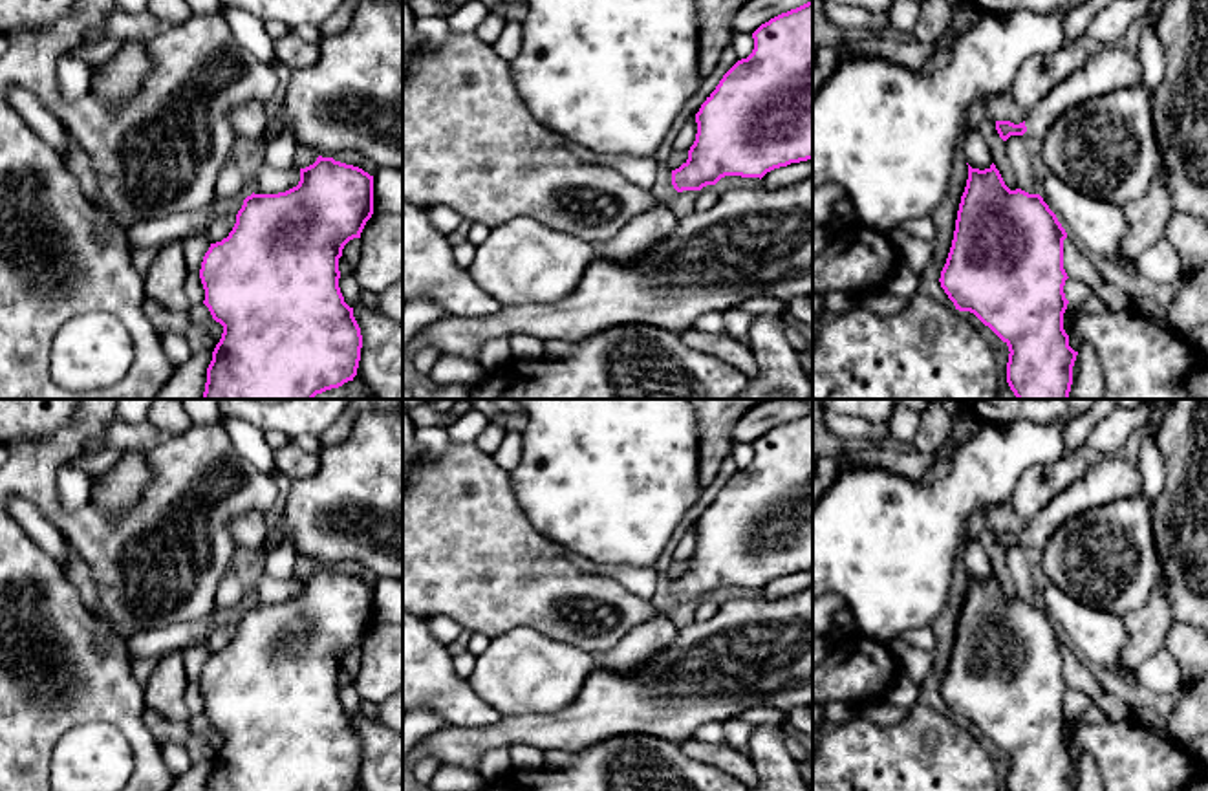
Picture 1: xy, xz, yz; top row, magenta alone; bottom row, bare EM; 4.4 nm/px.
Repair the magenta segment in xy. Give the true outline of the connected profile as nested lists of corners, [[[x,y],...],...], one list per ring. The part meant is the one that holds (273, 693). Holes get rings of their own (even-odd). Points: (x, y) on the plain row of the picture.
[[[322,566],[300,579],[297,597],[243,610],[232,641],[210,654],[200,679],[203,714],[223,736],[207,791],[353,791],[362,745],[339,698],[339,668],[372,624],[373,586]]]

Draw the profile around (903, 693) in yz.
[[[895,676],[886,692],[886,699],[904,710],[910,710],[919,699],[919,685],[904,676]]]

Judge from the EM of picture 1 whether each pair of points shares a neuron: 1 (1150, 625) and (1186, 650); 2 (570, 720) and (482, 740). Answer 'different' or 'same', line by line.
1: different
2: same

